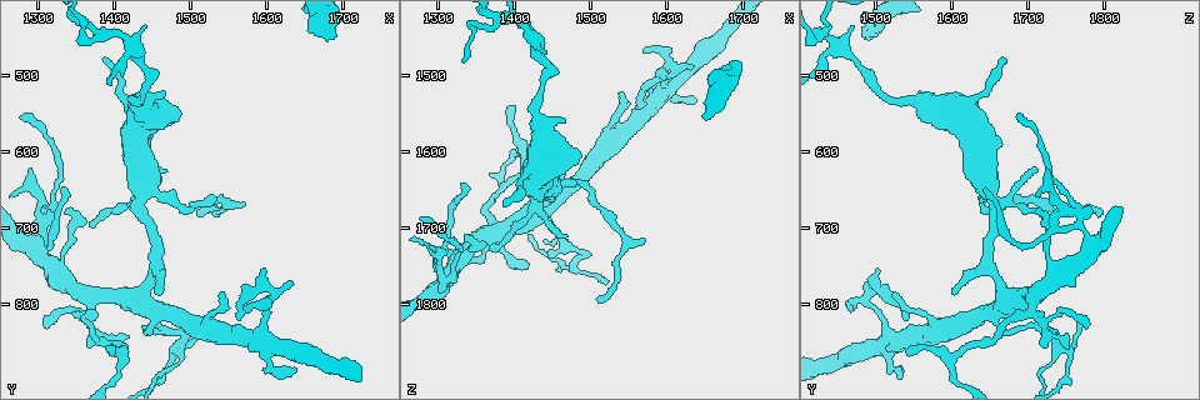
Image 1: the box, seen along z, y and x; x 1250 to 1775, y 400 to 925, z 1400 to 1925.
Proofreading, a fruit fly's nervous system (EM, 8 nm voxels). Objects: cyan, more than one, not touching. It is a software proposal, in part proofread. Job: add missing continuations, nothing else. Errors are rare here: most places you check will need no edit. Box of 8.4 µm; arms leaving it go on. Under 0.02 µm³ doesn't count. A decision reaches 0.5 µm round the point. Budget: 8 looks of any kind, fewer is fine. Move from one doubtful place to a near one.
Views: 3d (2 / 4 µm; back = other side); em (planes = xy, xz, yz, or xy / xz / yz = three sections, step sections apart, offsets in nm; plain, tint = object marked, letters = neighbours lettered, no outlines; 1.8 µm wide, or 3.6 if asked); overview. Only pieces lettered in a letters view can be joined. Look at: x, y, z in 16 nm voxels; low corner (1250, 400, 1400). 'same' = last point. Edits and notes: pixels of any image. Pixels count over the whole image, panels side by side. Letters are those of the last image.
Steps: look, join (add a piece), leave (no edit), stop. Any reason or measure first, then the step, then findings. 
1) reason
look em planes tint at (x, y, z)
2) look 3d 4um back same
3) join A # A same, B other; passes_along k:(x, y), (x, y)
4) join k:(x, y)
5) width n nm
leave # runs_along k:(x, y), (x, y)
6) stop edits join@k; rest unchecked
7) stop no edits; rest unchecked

sudden change in width
look em planes letters at (1300, 680, 1765)

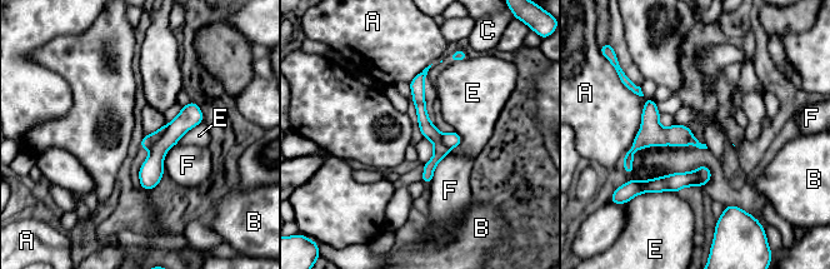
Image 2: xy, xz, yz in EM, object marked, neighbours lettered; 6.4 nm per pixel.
width 130 nm
leave # A other, B other, C other, E other, F other; border 2:(449, 152), (438, 163), (429, 183); none of them fits

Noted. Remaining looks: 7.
look 3d 4um at (1440, 535, 1520)

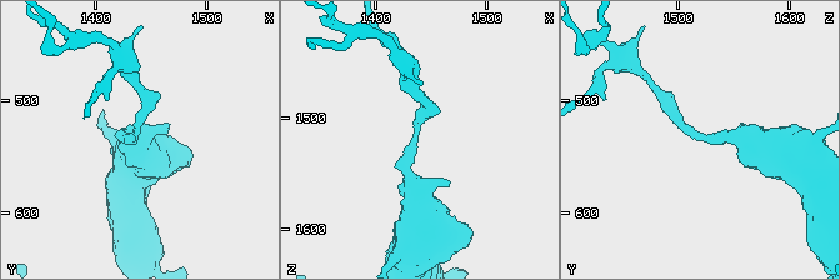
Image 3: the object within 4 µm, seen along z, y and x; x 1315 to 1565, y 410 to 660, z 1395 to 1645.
arm_widths 200, 360 nm
look em planes tint at (1434, 530, 1516)

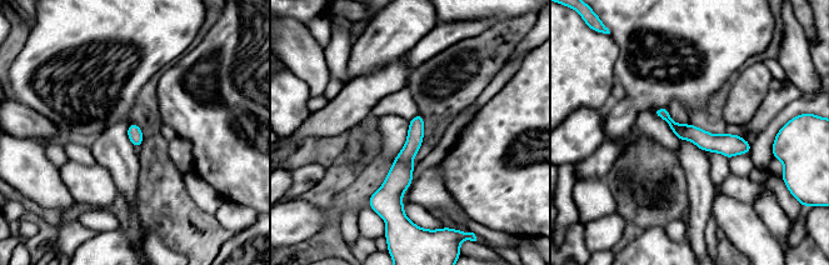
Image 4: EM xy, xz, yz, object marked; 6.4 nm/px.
look em planes letters same

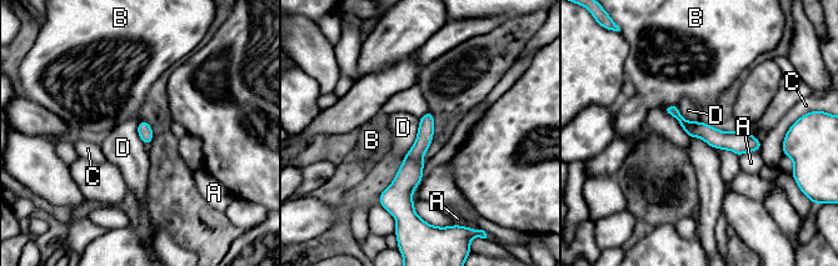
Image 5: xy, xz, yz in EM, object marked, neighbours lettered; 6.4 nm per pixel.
leave # A other, B other, C other, D other; border 5:(419, 119), (417, 139), (404, 155); no lettered piece goes on from it

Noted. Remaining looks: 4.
sudden change in width
look em xz step 16 tint at (1570, 805, 1540)

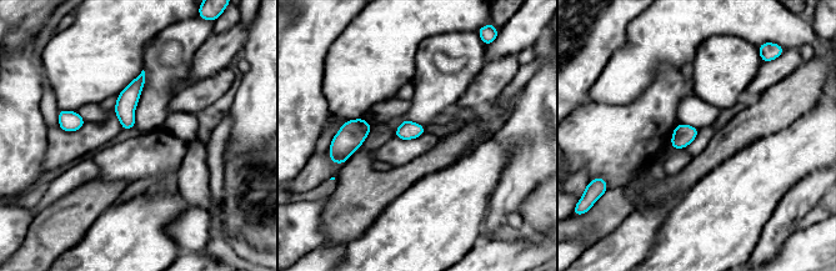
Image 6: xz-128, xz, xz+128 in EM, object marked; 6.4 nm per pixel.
cut it another way
look em planes letters same

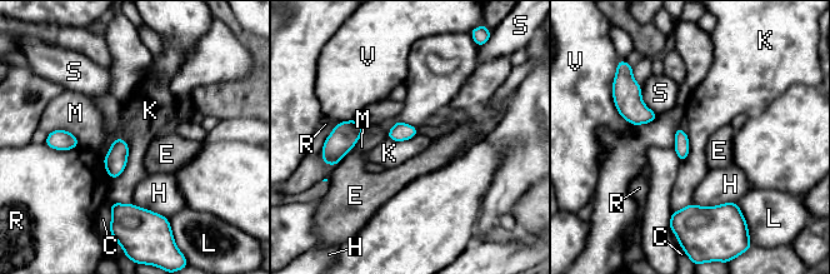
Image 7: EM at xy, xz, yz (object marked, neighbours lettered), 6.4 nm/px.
width 100 nm
leave # C other, E other, H other, K other, L other, M other, R other, S other, V other; border 7:(119, 136), (128, 163), (113, 180); no lettered piece goes on from it

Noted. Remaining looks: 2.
stop no edits; rest unchecked

